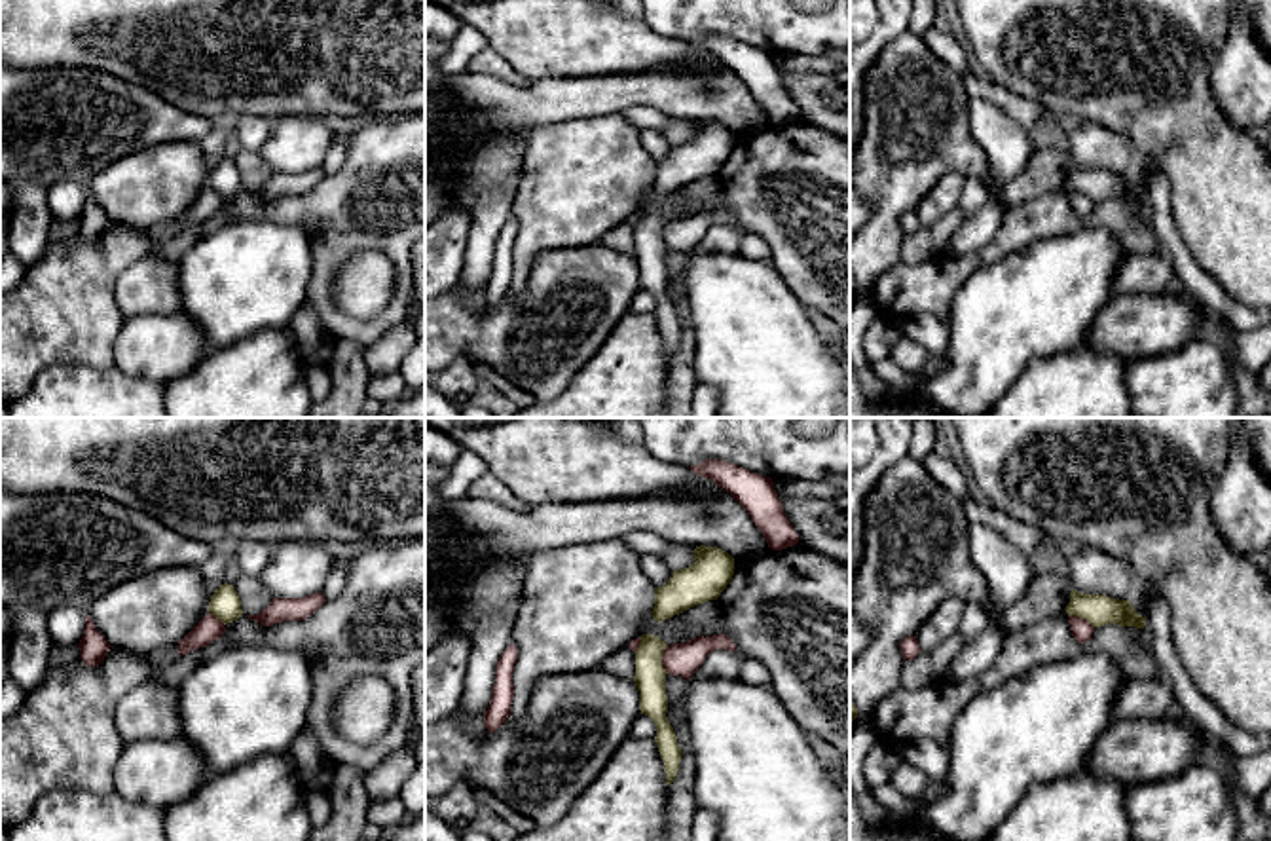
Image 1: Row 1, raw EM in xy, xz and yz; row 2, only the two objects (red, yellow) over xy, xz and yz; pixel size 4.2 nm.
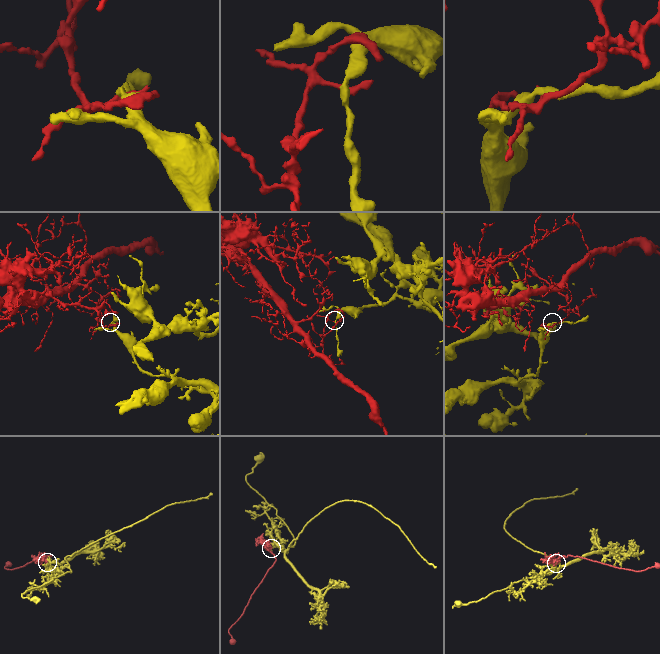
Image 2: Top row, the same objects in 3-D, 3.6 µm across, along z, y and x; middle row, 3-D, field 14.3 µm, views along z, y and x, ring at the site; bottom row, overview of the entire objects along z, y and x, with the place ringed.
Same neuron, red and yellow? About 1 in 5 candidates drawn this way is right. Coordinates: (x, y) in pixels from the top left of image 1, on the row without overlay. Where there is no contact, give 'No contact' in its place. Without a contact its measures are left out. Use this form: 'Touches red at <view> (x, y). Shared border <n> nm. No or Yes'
Touches red at xz (663, 234). Shared border 120 nm. No

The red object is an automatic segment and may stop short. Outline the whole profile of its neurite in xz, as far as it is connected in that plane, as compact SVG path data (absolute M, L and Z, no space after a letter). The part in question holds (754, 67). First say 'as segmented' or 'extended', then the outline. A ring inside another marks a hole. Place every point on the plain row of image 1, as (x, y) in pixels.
as segmented | M704 34L689 44L728 66L747 85L772 125L799 118L799 110L783 87L772 53L723 34Z

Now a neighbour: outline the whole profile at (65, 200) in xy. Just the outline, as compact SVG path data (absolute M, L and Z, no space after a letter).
M61 180L47 188L47 205L55 222L78 222L85 201L83 184Z

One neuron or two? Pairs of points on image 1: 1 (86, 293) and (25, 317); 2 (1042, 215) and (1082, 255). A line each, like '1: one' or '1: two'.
1: one
2: two

